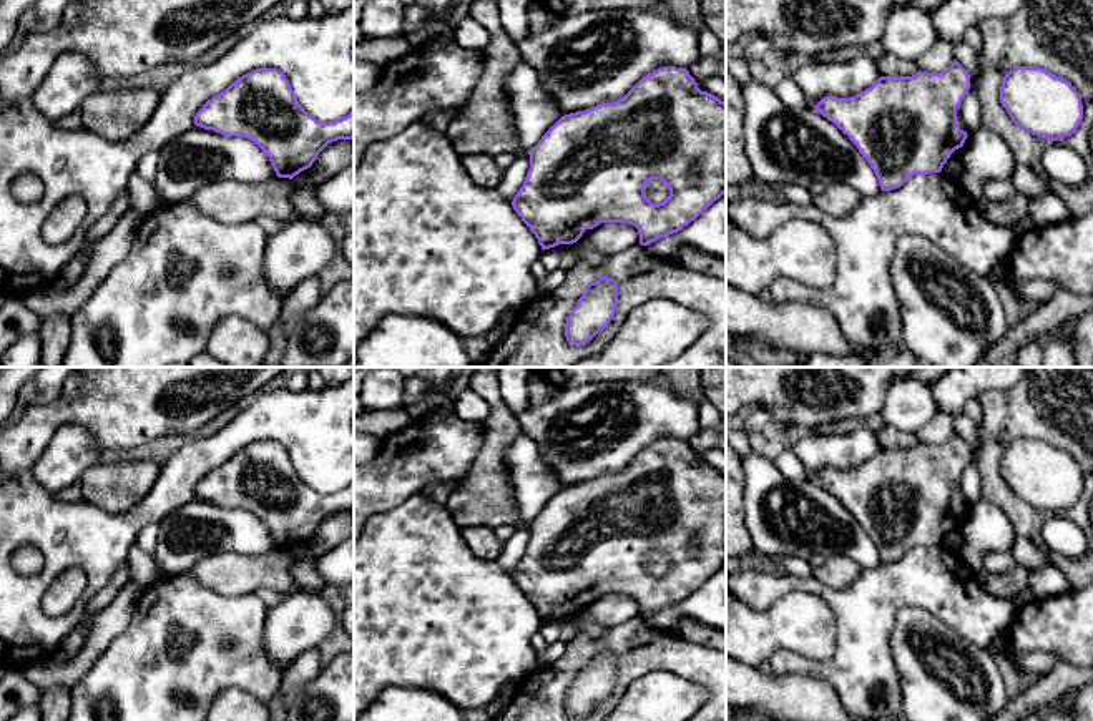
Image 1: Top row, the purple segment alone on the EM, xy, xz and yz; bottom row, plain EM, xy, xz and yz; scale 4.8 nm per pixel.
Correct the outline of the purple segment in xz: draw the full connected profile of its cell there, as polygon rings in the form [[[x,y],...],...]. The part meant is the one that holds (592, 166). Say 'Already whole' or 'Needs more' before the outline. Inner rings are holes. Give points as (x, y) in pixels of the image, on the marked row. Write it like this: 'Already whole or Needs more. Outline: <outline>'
Already whole. Outline: [[[663,66],[643,76],[623,98],[613,103],[600,103],[585,111],[561,116],[553,126],[550,126],[550,130],[528,151],[528,154],[530,169],[522,188],[512,201],[512,206],[535,234],[543,251],[558,244],[573,244],[586,229],[593,229],[601,223],[631,224],[638,229],[640,244],[648,246],[661,238],[681,231],[726,193],[726,103],[708,91],[701,91],[686,68]],[[651,179],[659,179],[668,186],[669,196],[663,203],[654,204],[646,198],[645,186]]]

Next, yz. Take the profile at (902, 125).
Already whole. Outline: [[[957,61],[942,73],[880,76],[850,98],[824,96],[816,110],[857,146],[874,169],[882,191],[900,188],[914,174],[940,173],[950,154],[962,148],[967,131],[958,126],[957,108],[970,90],[970,75]]]

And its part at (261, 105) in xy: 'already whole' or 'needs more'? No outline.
already whole

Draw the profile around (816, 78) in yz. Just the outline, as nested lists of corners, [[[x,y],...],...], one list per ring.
[[[852,55],[839,63],[806,60],[792,78],[806,96],[807,106],[816,108],[824,96],[850,98],[870,88],[880,78],[880,71],[869,56]]]

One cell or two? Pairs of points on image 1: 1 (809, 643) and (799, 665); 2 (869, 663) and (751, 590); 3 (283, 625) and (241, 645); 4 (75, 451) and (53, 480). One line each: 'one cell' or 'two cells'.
1: two cells
2: one cell
3: two cells
4: one cell

